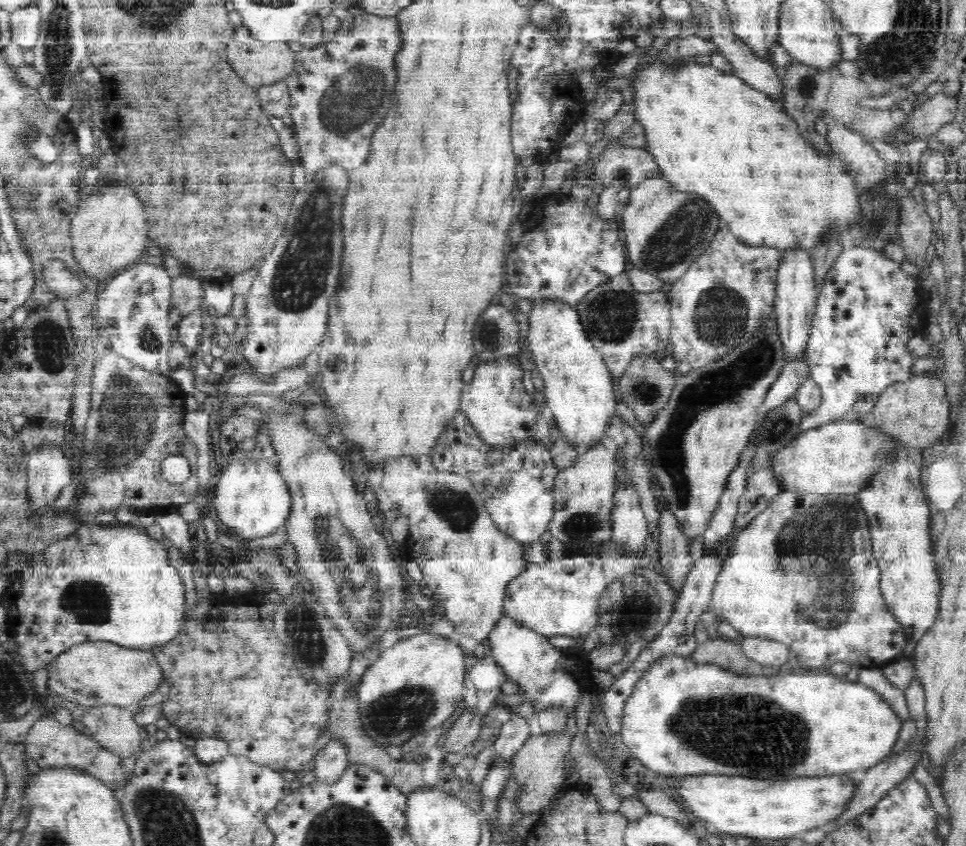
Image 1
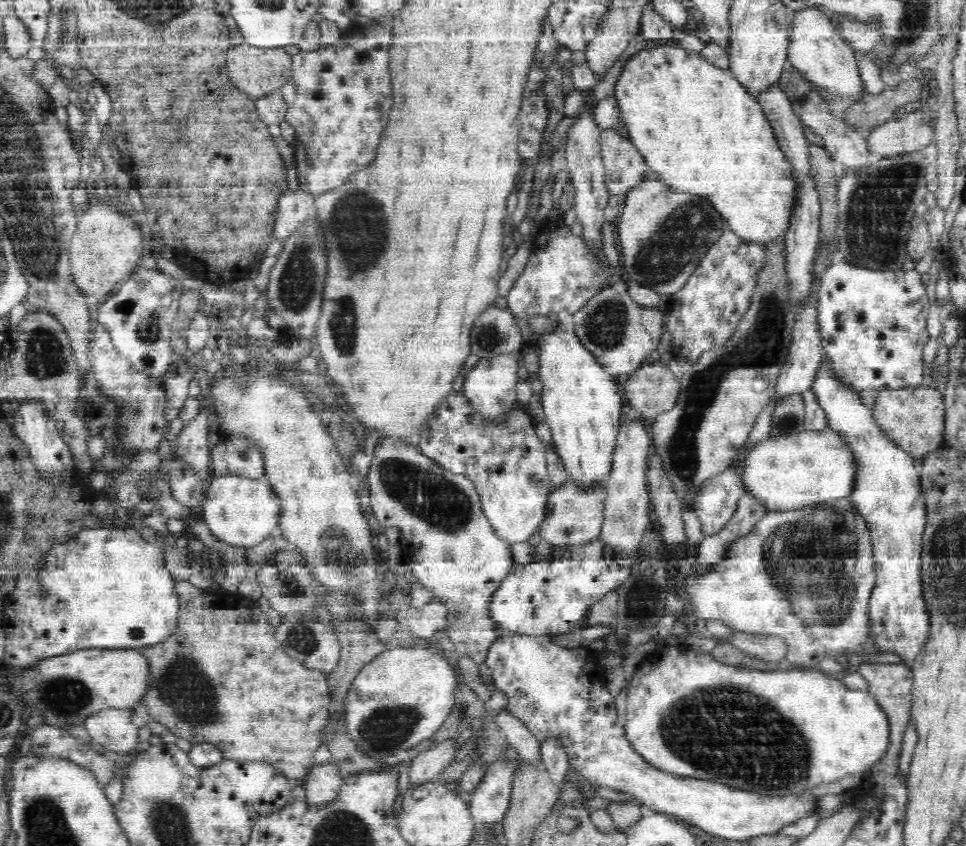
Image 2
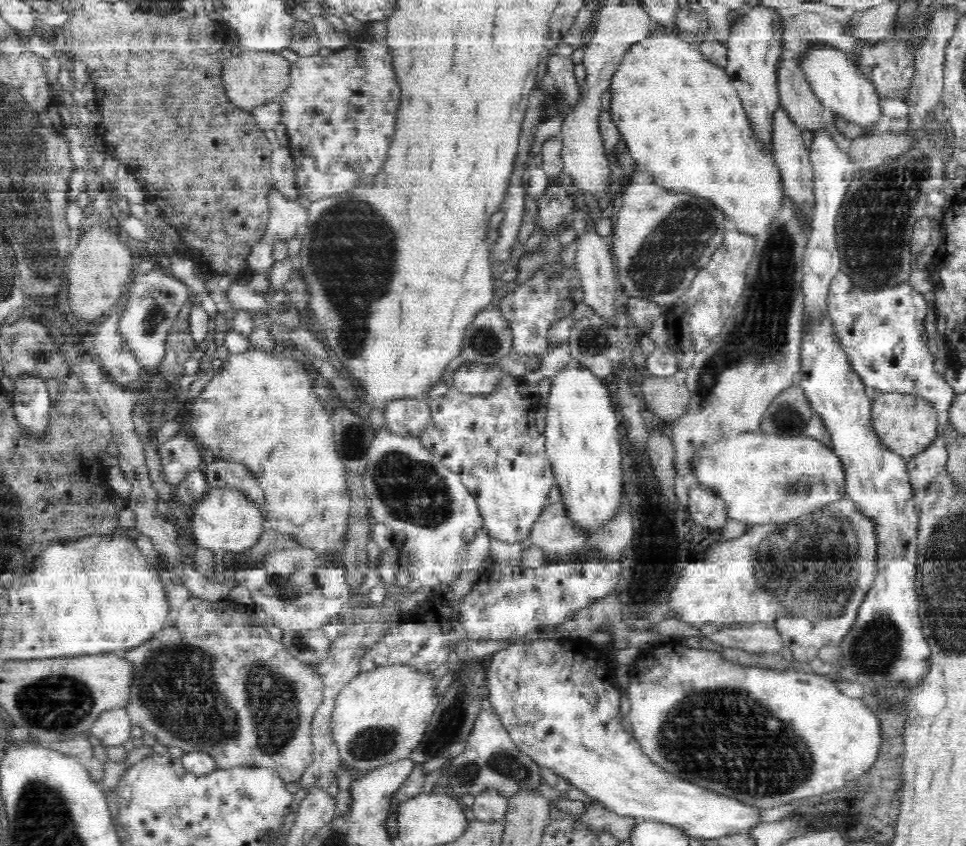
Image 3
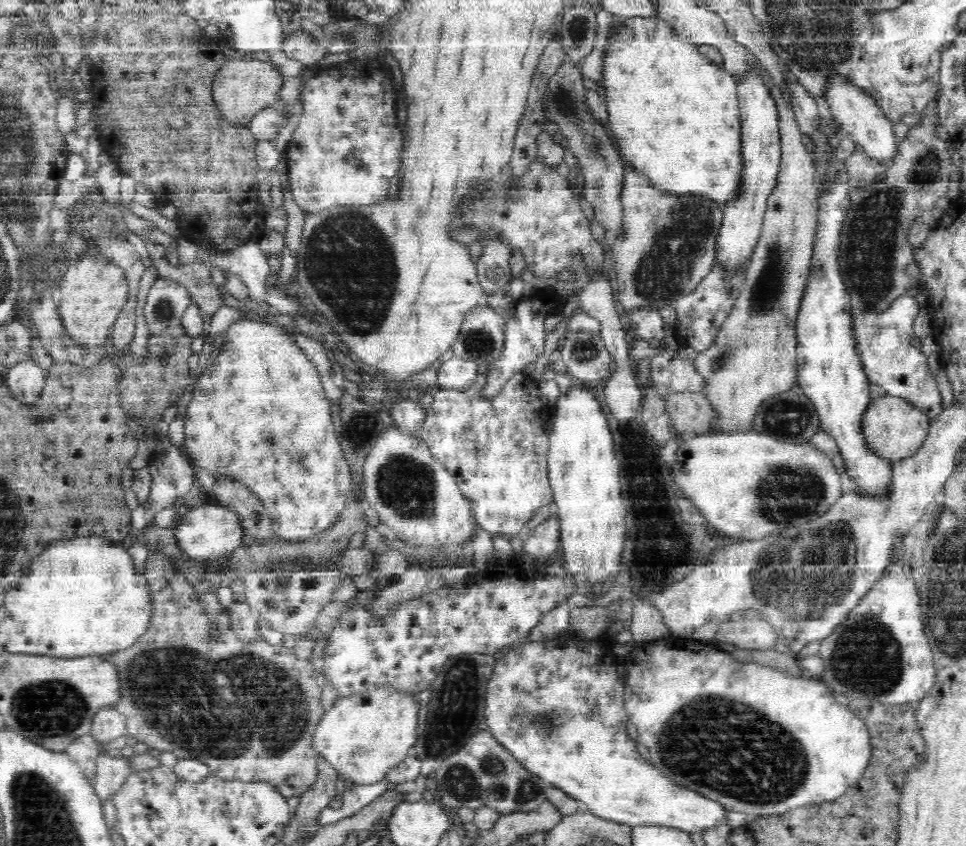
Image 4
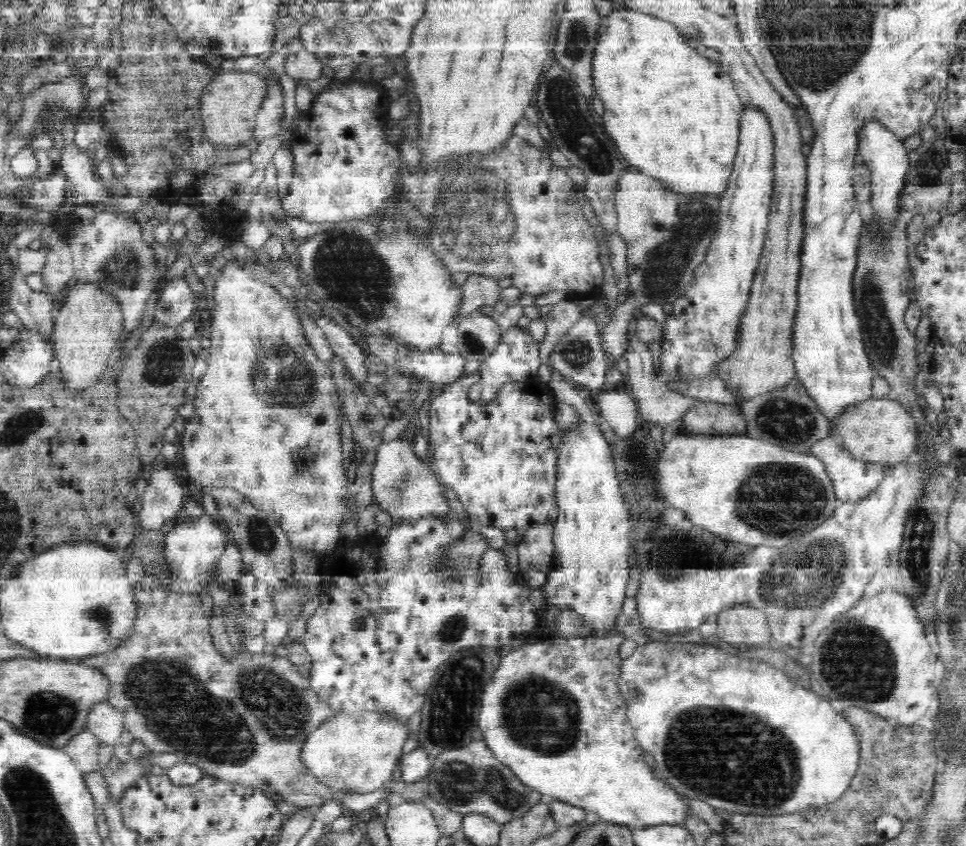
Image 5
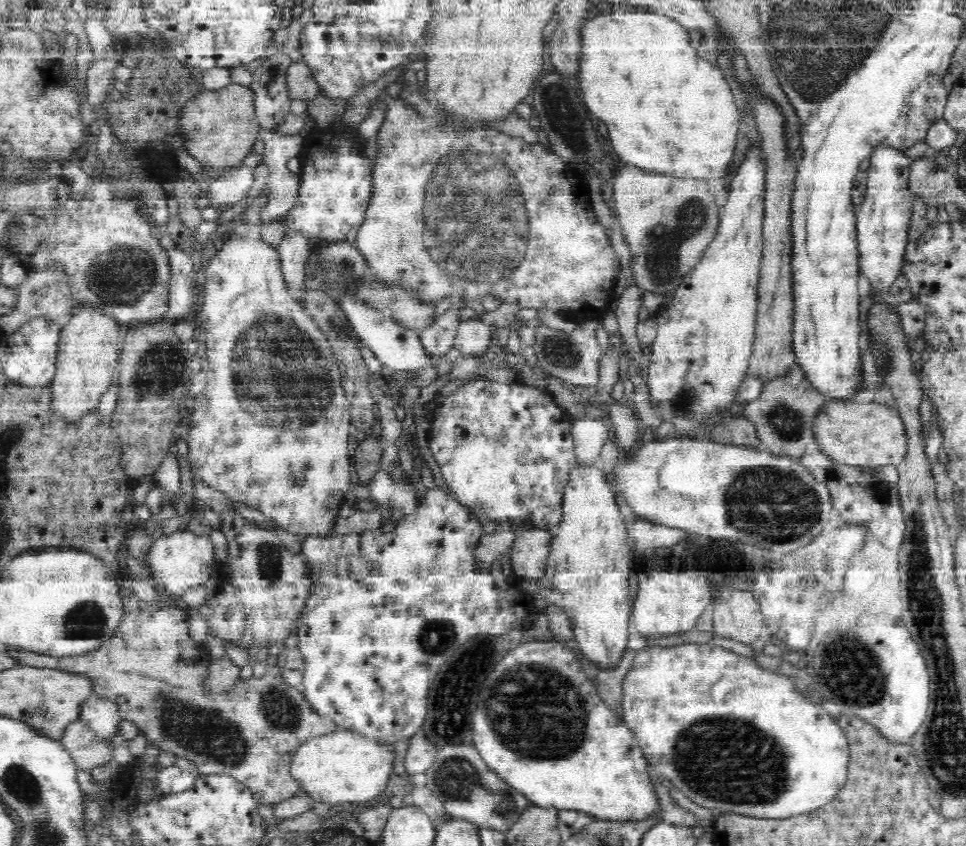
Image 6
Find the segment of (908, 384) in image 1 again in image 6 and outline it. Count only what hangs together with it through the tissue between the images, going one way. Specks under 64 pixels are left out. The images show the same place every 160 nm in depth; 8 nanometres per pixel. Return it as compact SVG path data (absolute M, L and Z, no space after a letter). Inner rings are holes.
M850 400L826 402L821 413L814 422L813 431L817 442L816 446L822 449L832 460L842 464L850 464L860 467L874 467L884 465L899 465L906 456L908 450L907 430L899 411L890 408L886 404L856 403Z

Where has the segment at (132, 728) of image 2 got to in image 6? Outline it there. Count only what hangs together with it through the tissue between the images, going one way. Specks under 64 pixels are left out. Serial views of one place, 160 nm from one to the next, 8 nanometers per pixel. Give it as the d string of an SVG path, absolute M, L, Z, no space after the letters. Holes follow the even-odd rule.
M92 697L81 706L79 718L105 741L111 741L120 728L121 713L115 702Z

